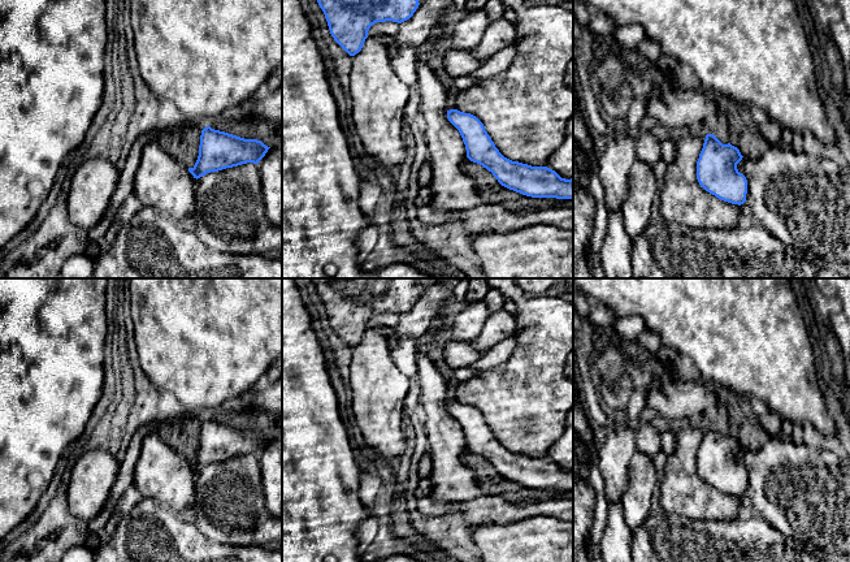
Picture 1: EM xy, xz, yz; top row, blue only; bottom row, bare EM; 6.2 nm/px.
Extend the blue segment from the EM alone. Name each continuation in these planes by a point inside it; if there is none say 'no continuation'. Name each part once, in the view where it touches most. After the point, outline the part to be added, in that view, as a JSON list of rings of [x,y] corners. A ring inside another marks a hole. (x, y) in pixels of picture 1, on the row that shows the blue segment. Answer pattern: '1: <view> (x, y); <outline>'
no continuation

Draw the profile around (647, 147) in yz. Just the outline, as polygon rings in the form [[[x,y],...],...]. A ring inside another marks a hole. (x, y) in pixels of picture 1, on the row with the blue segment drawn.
[[[650,131],[639,133],[636,138],[636,156],[654,168],[662,159],[662,142]]]

